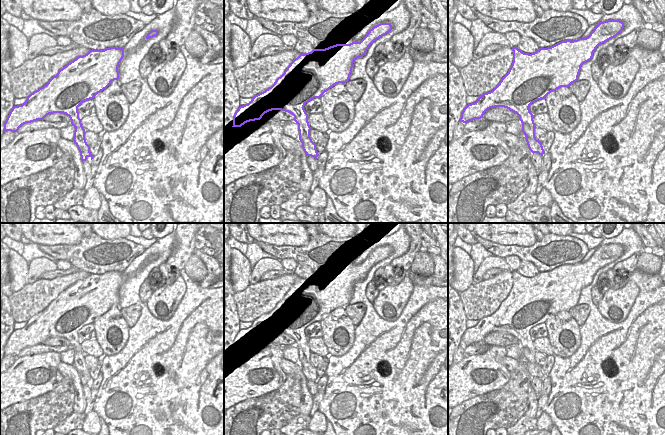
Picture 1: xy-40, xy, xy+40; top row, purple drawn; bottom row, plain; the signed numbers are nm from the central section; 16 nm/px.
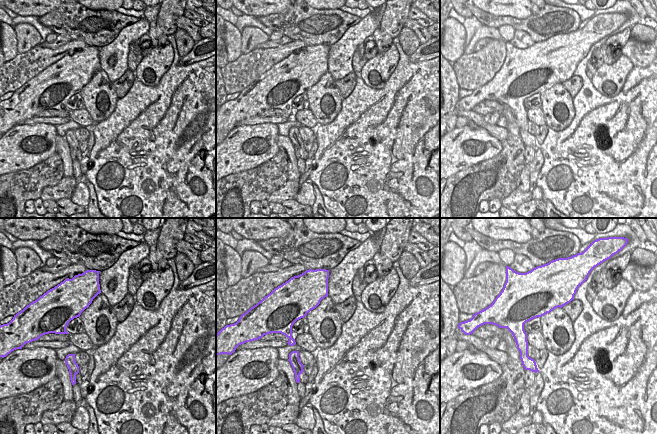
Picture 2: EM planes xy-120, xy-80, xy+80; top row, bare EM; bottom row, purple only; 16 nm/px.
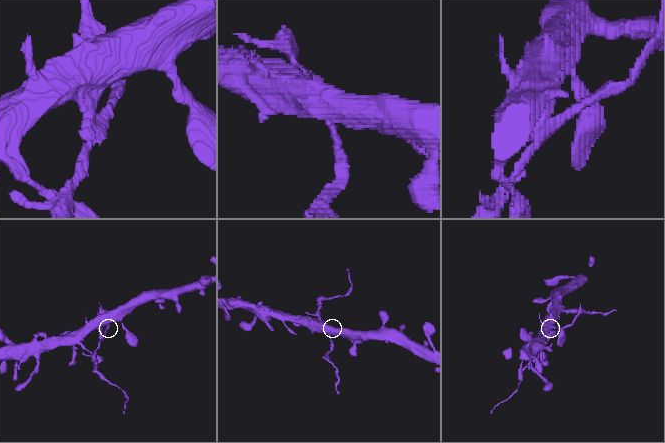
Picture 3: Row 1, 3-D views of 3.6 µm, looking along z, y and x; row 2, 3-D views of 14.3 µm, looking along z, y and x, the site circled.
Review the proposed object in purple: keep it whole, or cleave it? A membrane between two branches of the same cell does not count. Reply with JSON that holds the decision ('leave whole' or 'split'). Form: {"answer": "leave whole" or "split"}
{"answer": "split"}

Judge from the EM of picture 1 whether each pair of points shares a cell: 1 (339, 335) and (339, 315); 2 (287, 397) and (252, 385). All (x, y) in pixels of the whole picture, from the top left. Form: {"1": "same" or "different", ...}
{"1": "same", "2": "different"}

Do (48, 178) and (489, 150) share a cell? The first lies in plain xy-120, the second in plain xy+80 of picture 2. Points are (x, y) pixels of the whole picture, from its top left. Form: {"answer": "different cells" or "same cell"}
{"answer": "different cells"}

